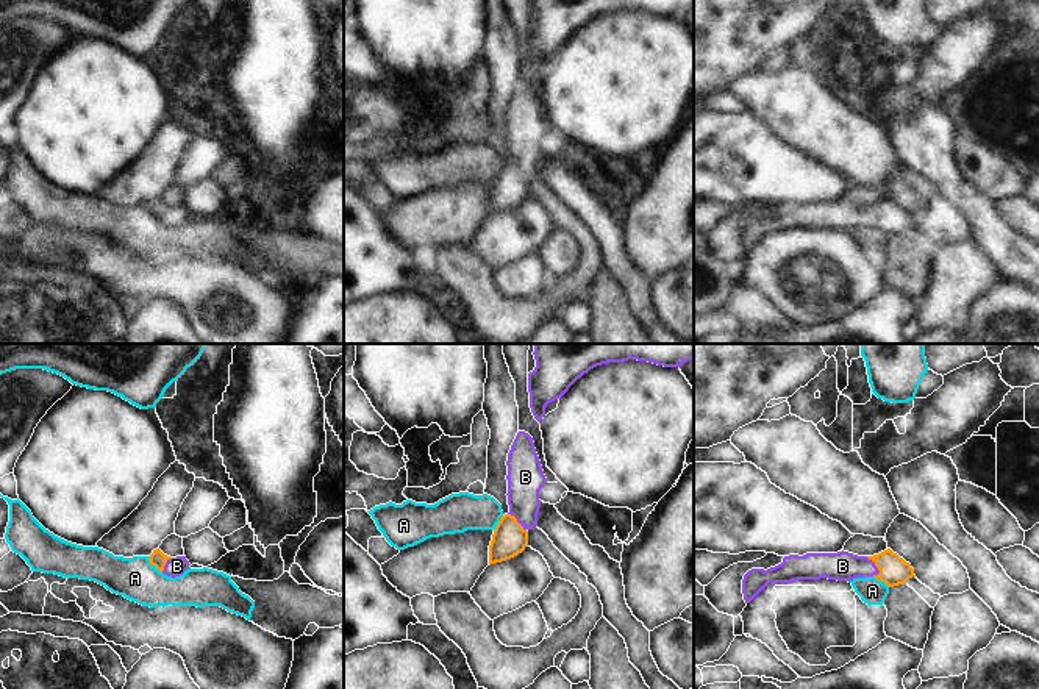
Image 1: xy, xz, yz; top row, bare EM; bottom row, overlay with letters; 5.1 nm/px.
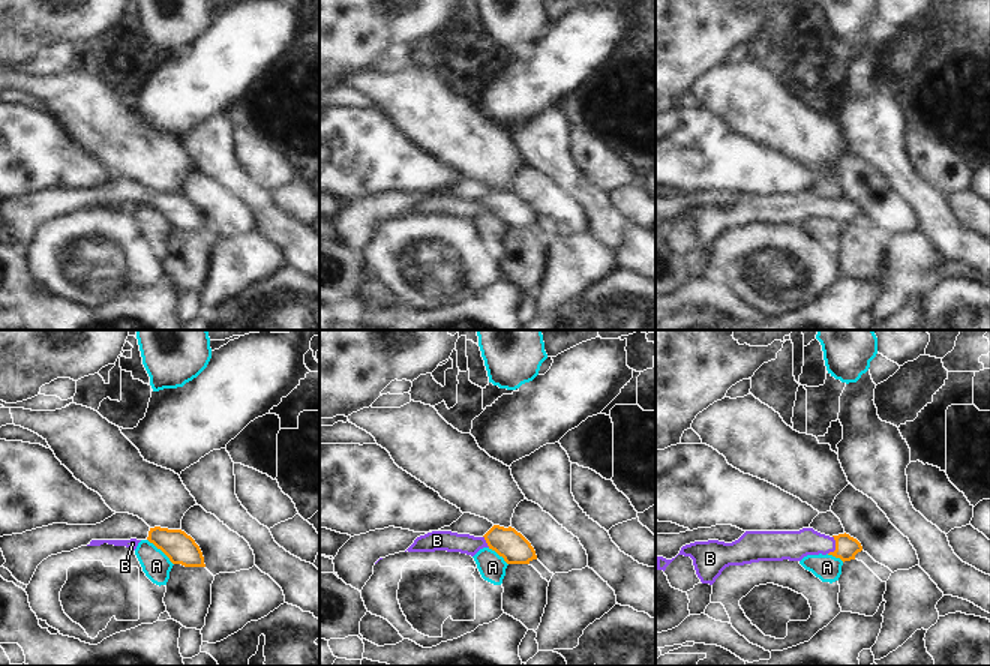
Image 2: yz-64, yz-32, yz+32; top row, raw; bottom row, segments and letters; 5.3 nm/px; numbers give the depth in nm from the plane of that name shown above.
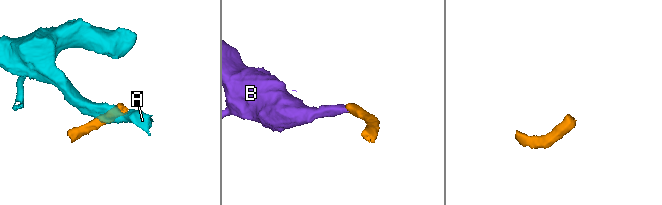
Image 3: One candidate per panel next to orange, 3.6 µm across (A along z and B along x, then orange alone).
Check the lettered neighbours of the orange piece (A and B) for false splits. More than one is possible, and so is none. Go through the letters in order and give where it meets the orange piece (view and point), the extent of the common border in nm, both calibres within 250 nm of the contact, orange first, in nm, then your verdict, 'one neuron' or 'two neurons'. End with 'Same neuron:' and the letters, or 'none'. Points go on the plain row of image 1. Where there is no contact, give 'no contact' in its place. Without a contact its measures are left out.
A: xy (153, 214) | 120 nm | 80/220 nm | two neurons
B: yz (875, 214) | 120 nm | 150/160 nm | one neuron
Same neuron: B

